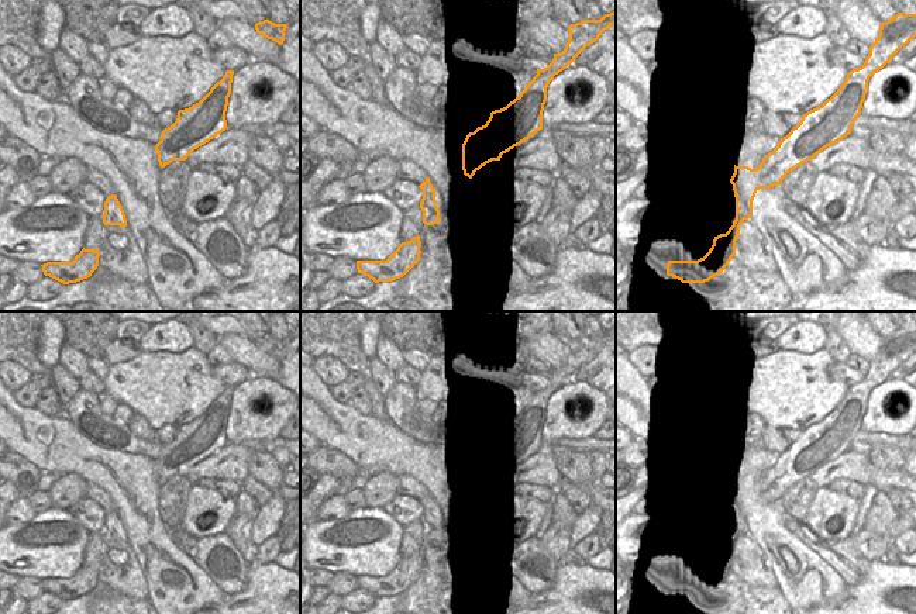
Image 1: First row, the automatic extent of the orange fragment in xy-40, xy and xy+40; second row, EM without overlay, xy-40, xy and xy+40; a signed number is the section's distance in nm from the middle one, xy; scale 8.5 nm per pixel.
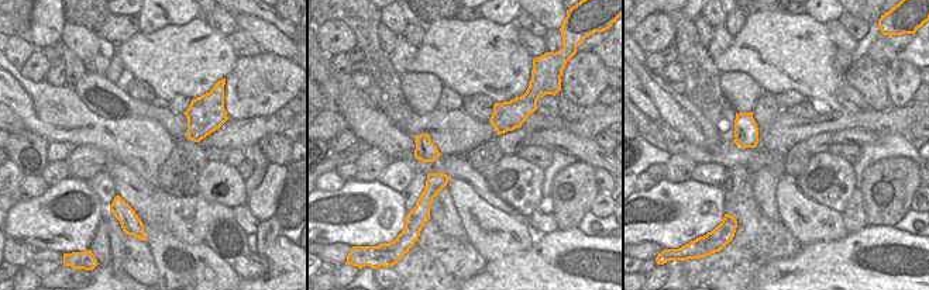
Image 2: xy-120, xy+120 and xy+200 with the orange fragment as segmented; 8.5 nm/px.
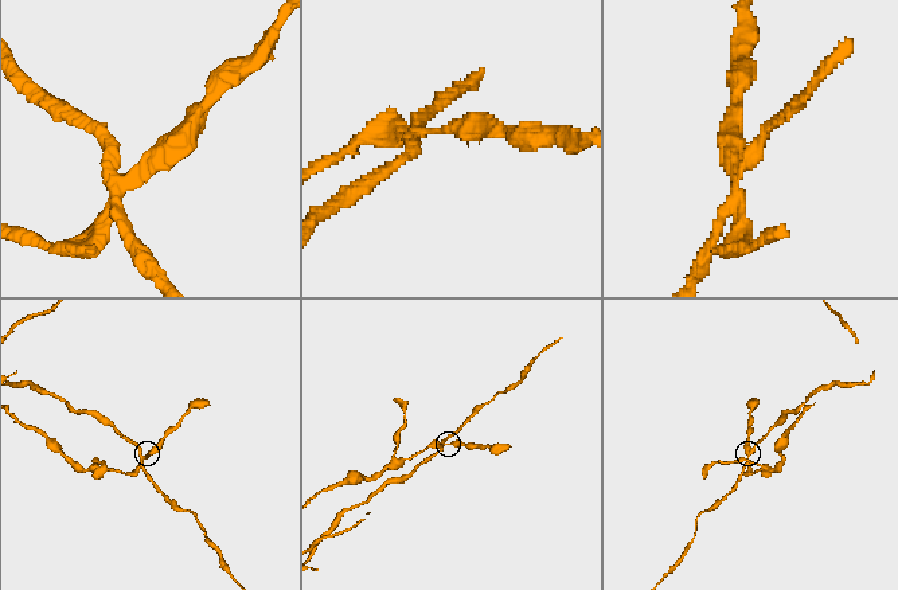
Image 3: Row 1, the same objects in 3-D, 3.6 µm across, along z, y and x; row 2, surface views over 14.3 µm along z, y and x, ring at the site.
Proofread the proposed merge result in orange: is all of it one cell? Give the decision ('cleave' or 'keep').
cleave

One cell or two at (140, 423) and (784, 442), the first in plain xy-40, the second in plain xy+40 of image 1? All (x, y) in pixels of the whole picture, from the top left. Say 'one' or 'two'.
one

